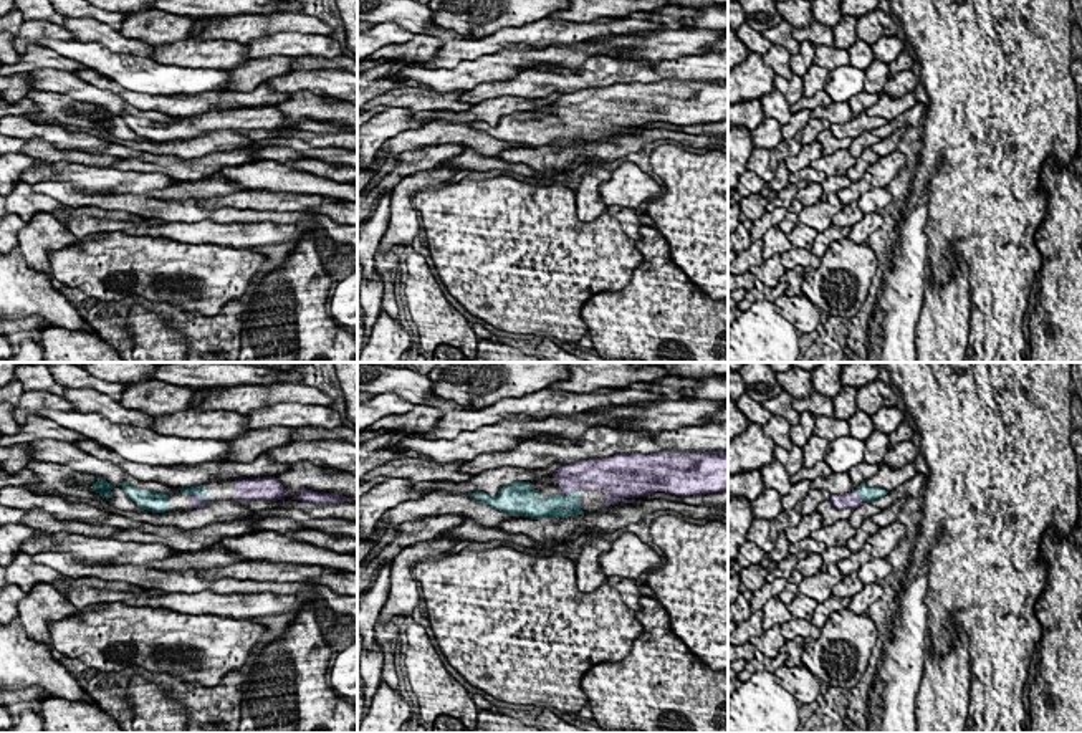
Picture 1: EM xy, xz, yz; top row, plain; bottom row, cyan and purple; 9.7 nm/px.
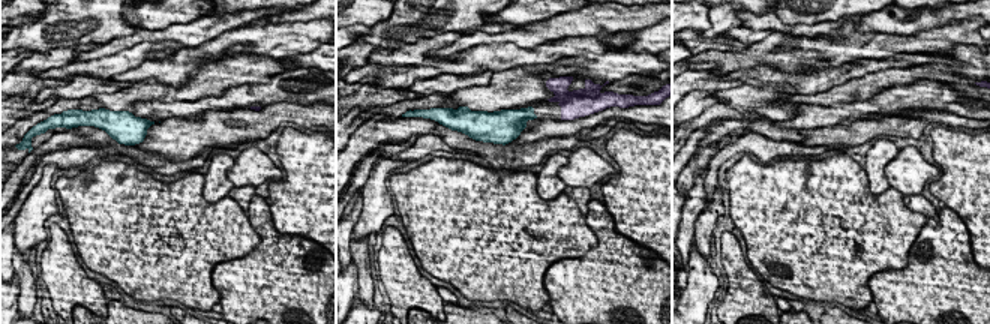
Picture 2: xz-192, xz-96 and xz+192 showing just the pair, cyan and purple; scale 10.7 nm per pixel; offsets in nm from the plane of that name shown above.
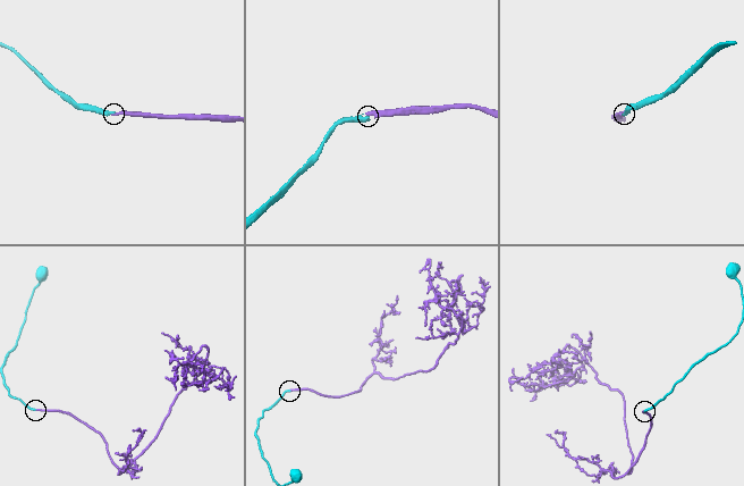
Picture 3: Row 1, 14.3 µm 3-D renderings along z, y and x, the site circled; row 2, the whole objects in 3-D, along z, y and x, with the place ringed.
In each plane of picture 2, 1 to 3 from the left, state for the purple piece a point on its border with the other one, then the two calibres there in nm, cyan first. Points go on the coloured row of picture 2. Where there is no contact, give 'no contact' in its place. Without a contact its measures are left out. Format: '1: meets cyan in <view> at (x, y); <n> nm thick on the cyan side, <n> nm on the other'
1: no contact
2: no contact
3: no contact

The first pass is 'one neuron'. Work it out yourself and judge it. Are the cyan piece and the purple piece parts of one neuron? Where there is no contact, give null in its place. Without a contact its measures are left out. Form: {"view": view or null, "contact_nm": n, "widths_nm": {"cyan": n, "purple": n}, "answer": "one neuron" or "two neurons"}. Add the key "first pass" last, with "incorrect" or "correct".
{"view": "xy", "contact_nm": 200, "widths_nm": {"cyan": 100, "purple": 130}, "answer": "one neuron", "first pass": "correct"}

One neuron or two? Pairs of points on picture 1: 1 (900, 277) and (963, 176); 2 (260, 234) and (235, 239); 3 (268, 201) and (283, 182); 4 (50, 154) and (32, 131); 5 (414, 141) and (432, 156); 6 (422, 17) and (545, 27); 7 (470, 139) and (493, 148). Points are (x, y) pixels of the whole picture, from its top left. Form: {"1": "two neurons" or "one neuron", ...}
{"1": "two neurons", "2": "one neuron", "3": "two neurons", "4": "two neurons", "5": "two neurons", "6": "two neurons", "7": "one neuron"}

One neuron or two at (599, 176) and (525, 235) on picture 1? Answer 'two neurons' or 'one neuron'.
two neurons

